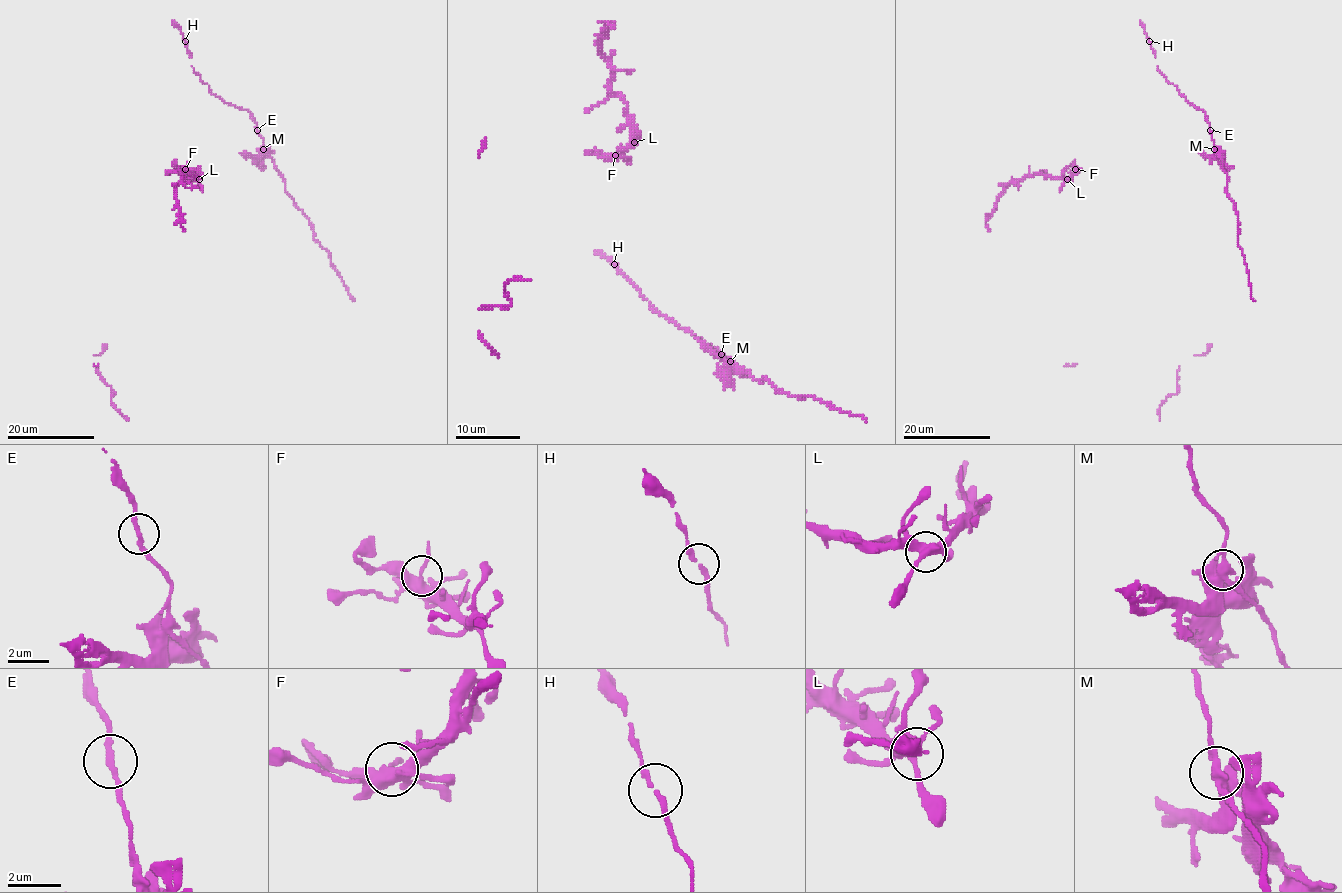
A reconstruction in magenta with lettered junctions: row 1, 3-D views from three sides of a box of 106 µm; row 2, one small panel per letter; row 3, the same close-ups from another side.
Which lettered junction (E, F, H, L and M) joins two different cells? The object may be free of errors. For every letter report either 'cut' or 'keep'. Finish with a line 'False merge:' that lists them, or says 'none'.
E: keep
F: keep
H: keep
L: keep
M: cut
False merge: M

